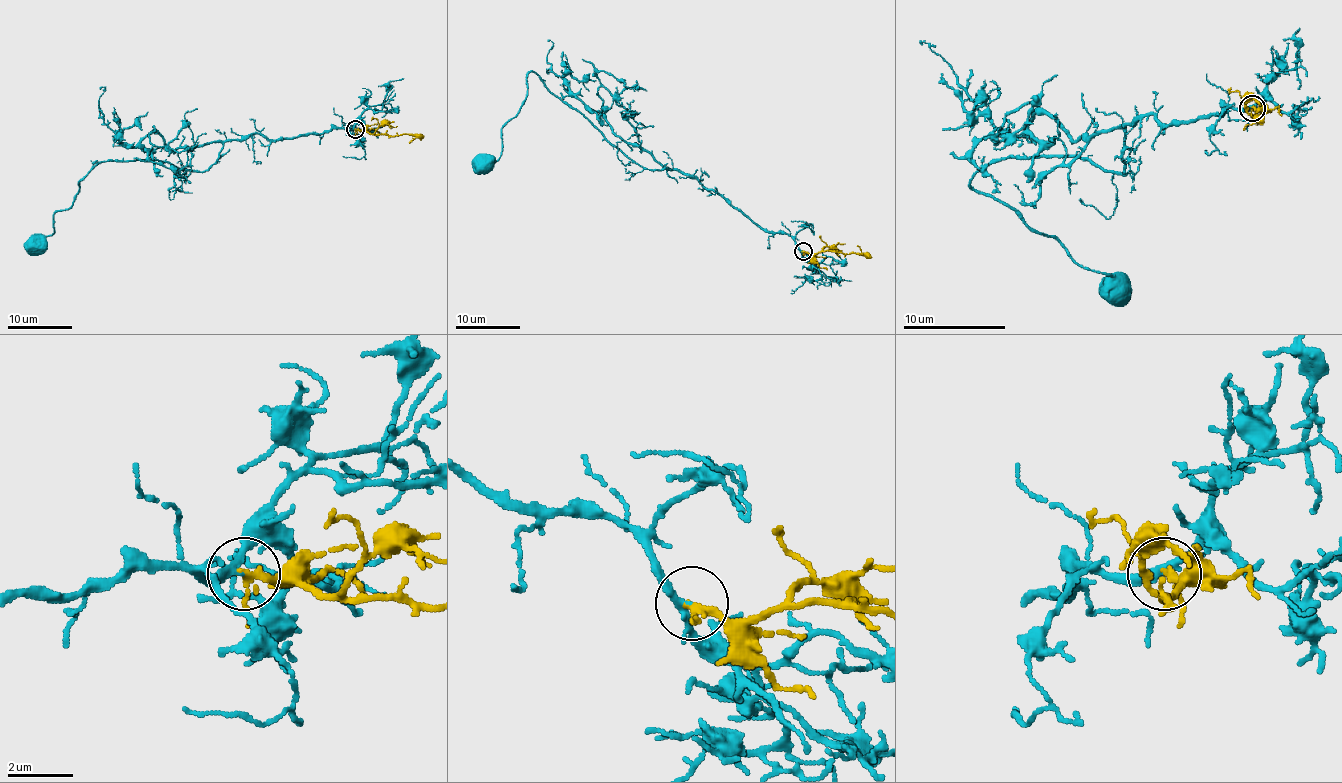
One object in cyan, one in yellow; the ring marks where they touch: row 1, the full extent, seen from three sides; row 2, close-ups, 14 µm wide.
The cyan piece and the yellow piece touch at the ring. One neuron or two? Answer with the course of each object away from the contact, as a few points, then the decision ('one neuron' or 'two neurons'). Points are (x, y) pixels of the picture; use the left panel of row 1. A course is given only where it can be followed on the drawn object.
cyan via (355, 129), (274, 140), (248, 134), (195, 171), (158, 160), (101, 161), (54, 215), (54, 232), (34, 245) | yellow via (355, 129), (371, 134), (409, 134), (413, 139), (409, 143) | one neuron

